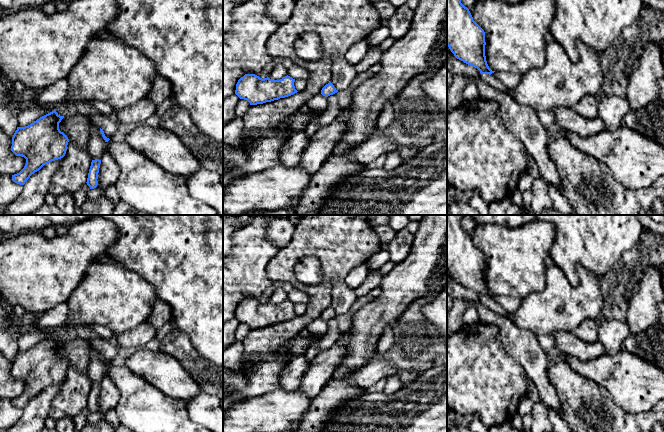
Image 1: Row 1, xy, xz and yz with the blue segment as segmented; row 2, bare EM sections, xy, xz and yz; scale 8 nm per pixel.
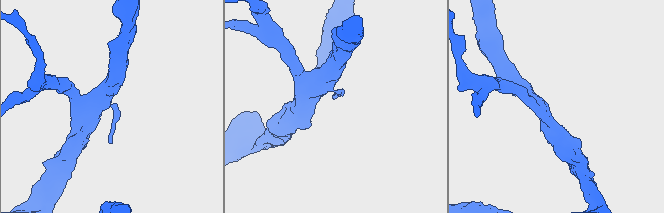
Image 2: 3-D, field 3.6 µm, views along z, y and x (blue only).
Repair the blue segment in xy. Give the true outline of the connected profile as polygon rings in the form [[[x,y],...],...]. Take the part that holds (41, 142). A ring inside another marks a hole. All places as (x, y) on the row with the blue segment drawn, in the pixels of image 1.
[[[53,110],[28,126],[17,127],[11,151],[24,157],[26,164],[19,173],[12,175],[15,183],[24,185],[44,165],[65,156],[69,139],[59,129],[63,118]]]

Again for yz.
[[[447,0],[447,46],[454,56],[477,68],[481,74],[492,71],[485,56],[485,32],[473,20],[461,0]]]

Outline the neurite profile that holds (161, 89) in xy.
[[[157,75],[146,97],[156,106],[161,104],[164,100],[172,98],[173,92],[170,82],[163,76]]]

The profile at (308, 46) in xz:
[[[305,32],[299,35],[294,47],[297,56],[309,62],[317,62],[324,55],[321,38],[315,32]]]

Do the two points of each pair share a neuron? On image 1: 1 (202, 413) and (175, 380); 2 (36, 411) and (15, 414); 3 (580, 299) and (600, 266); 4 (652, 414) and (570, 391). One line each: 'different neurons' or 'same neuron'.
1: different neurons
2: different neurons
3: different neurons
4: same neuron

